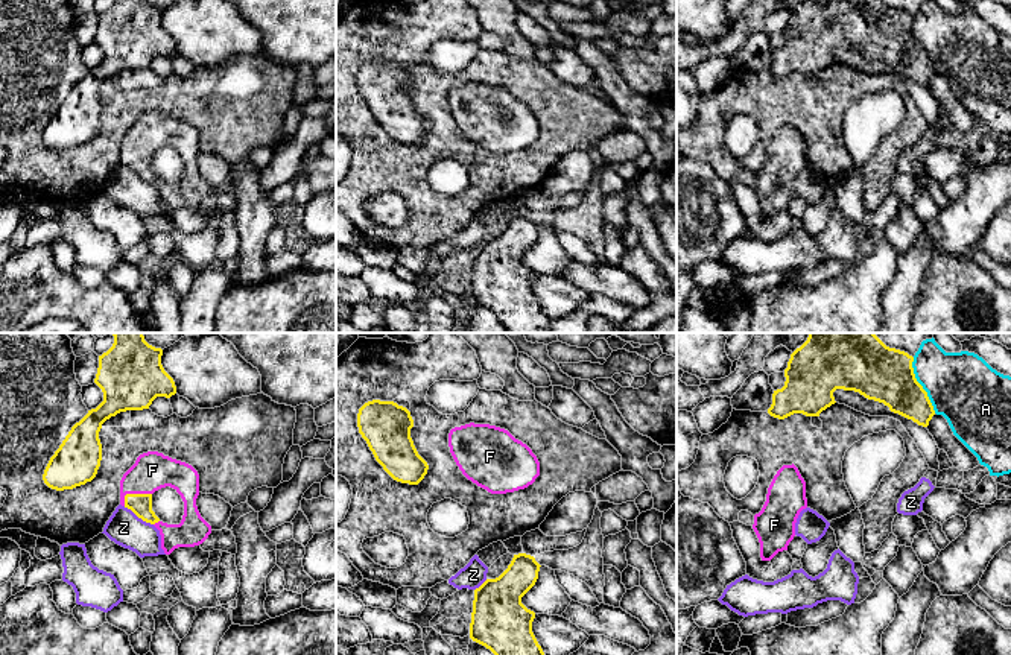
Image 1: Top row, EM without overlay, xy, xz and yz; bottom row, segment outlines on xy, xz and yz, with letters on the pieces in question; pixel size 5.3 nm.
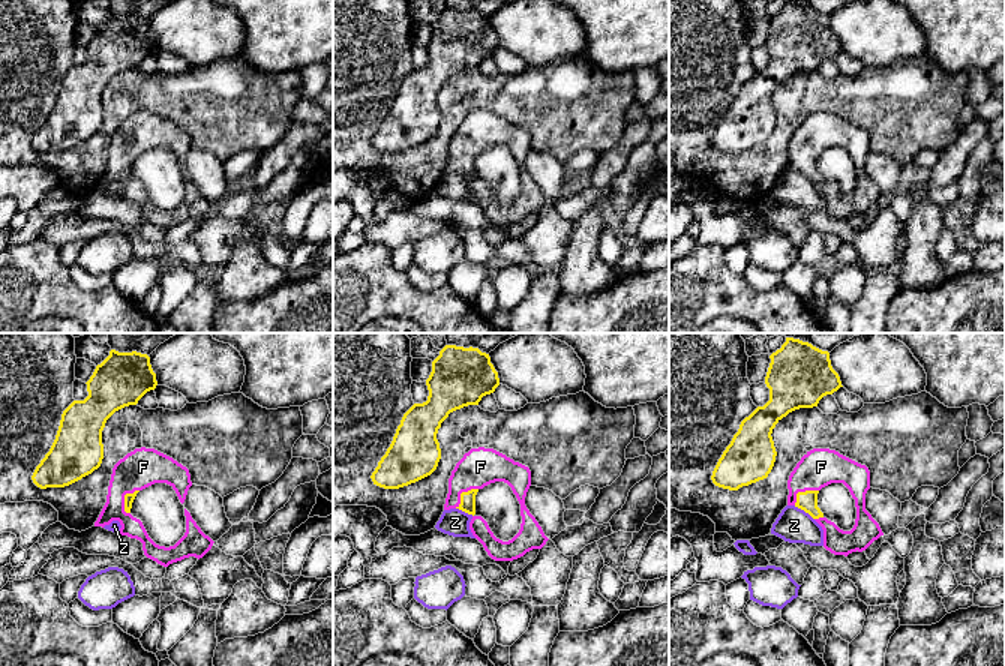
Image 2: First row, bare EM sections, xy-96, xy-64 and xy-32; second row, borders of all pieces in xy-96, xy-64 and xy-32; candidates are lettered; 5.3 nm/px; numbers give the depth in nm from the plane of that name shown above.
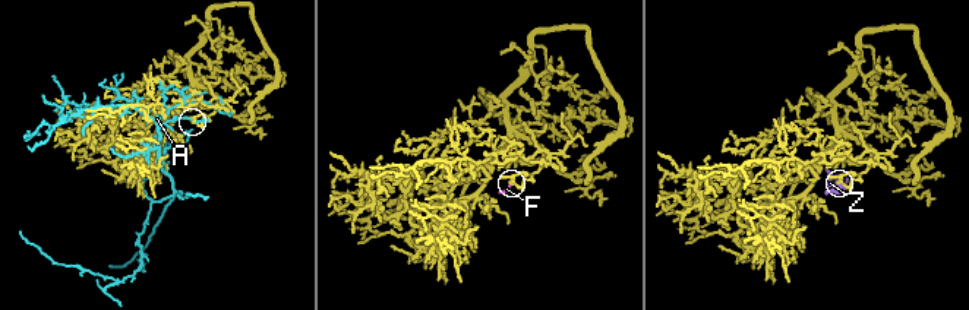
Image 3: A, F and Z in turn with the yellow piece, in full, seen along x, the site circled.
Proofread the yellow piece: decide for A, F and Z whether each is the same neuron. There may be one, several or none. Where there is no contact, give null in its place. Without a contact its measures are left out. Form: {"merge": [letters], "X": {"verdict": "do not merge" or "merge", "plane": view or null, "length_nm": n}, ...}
{"merge": ["F"], "A": {"verdict": "do not merge", "plane": "yz", "length_nm": 320}, "F": {"verdict": "merge", "plane": "xy", "length_nm": 170}, "Z": {"verdict": "do not merge", "plane": "xy", "length_nm": 190}}

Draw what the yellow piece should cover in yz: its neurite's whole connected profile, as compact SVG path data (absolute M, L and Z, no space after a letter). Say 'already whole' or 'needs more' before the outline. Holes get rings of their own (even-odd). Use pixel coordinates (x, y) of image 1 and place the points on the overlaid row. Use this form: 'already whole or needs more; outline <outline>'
already whole; outline M809 333L807 340L791 354L784 369L784 386L774 391L768 413L778 419L794 413L819 416L836 403L833 392L844 389L883 403L891 412L927 427L935 410L927 392L915 378L912 362L912 356L886 346L874 333Z

